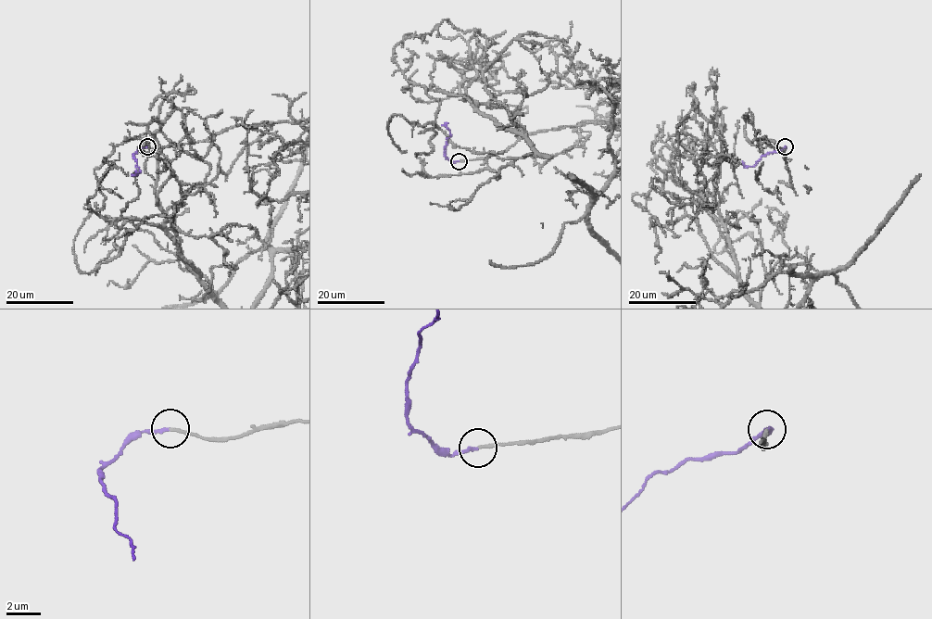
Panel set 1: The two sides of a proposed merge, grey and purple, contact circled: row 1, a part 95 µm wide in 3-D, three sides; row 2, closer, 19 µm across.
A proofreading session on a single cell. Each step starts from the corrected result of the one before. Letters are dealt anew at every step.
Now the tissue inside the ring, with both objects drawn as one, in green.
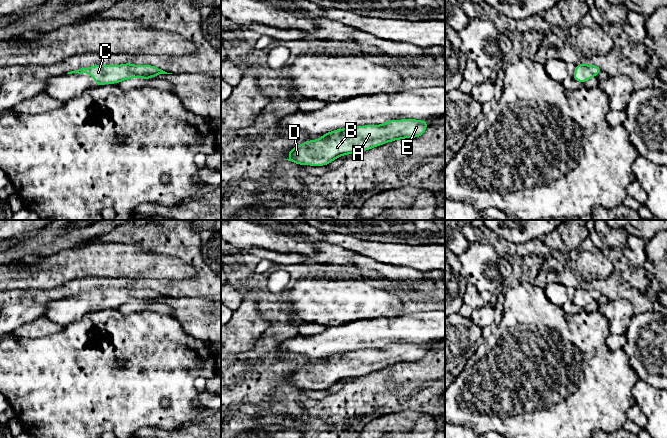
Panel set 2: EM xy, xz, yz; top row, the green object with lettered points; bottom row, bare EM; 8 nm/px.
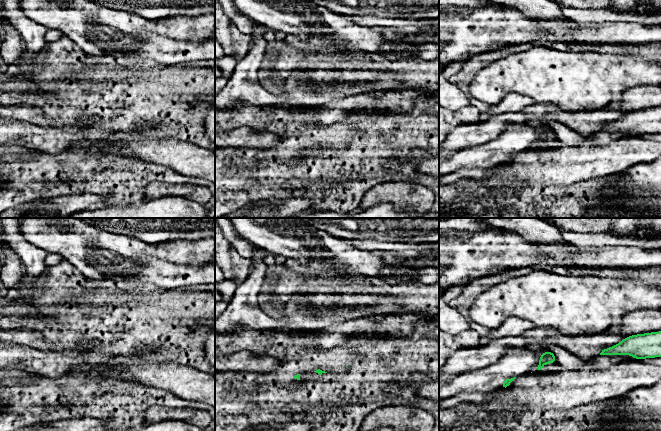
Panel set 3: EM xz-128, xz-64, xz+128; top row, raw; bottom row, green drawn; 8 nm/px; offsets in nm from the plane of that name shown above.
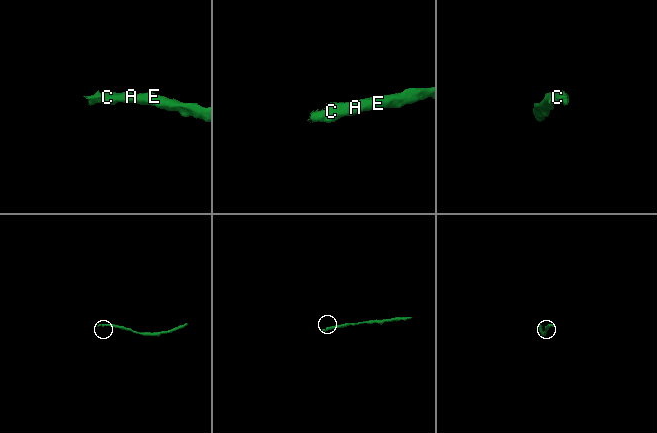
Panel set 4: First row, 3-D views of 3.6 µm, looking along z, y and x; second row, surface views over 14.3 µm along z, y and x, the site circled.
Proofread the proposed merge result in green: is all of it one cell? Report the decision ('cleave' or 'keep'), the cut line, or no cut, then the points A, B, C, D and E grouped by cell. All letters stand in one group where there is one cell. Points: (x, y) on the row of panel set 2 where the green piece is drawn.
keep; no cut; A B C D E

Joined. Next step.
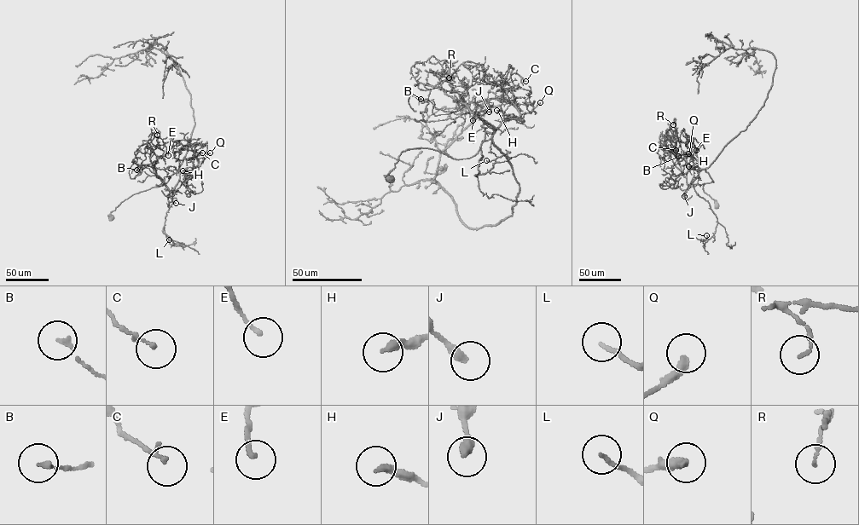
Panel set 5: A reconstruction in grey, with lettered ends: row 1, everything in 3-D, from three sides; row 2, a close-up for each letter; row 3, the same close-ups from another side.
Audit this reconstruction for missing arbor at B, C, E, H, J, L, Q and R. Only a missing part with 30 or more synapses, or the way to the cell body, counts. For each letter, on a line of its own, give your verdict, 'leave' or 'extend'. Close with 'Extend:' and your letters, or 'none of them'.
B: leave
C: leave
E: leave
H: leave
J: leave
L: leave
Q: leave
R: leave
Extend: none of them

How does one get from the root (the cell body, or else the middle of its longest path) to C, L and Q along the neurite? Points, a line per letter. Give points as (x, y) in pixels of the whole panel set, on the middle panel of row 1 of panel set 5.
C: (389, 180), (403, 152), (423, 147), (469, 158), (506, 118), (523, 121), (511, 75), (525, 81)
L: (389, 180), (408, 150), (472, 158), (493, 132), (487, 123), (475, 175), (492, 168), (496, 161), (486, 160)
Q: (389, 180), (403, 152), (423, 147), (458, 159), (472, 158), (506, 118), (523, 121), (522, 114), (540, 102)

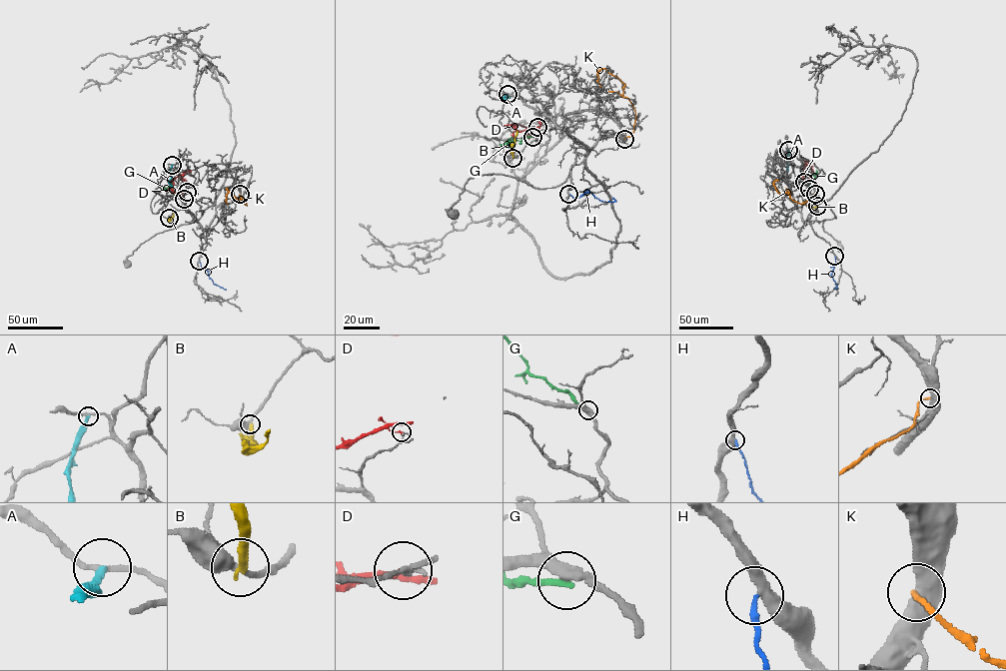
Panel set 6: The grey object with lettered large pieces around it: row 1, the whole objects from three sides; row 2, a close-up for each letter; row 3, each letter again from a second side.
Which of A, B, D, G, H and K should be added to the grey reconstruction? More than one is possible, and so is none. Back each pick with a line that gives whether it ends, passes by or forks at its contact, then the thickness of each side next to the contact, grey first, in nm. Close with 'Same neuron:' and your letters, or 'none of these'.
H: it ends there; 380 nm thick on the grey side, 200 nm on the other
Same neuron: H

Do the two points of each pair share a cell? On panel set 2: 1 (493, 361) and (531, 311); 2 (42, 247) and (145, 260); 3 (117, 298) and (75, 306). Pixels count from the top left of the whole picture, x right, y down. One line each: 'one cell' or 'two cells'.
1: one cell
2: two cells
3: one cell

